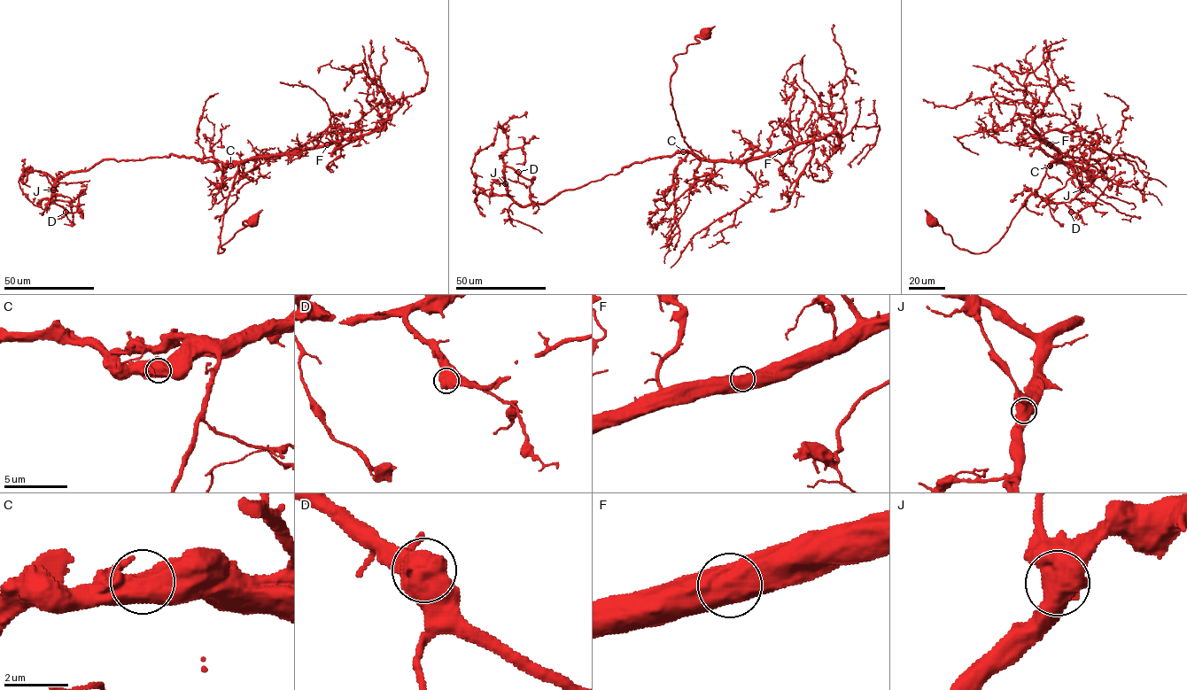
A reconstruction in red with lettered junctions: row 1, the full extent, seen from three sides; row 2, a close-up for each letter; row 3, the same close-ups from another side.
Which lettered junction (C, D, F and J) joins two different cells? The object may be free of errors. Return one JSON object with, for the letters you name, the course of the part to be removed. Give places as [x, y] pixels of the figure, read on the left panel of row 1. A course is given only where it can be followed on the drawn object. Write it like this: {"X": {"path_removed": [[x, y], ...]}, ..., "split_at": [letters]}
{"split_at": []}

